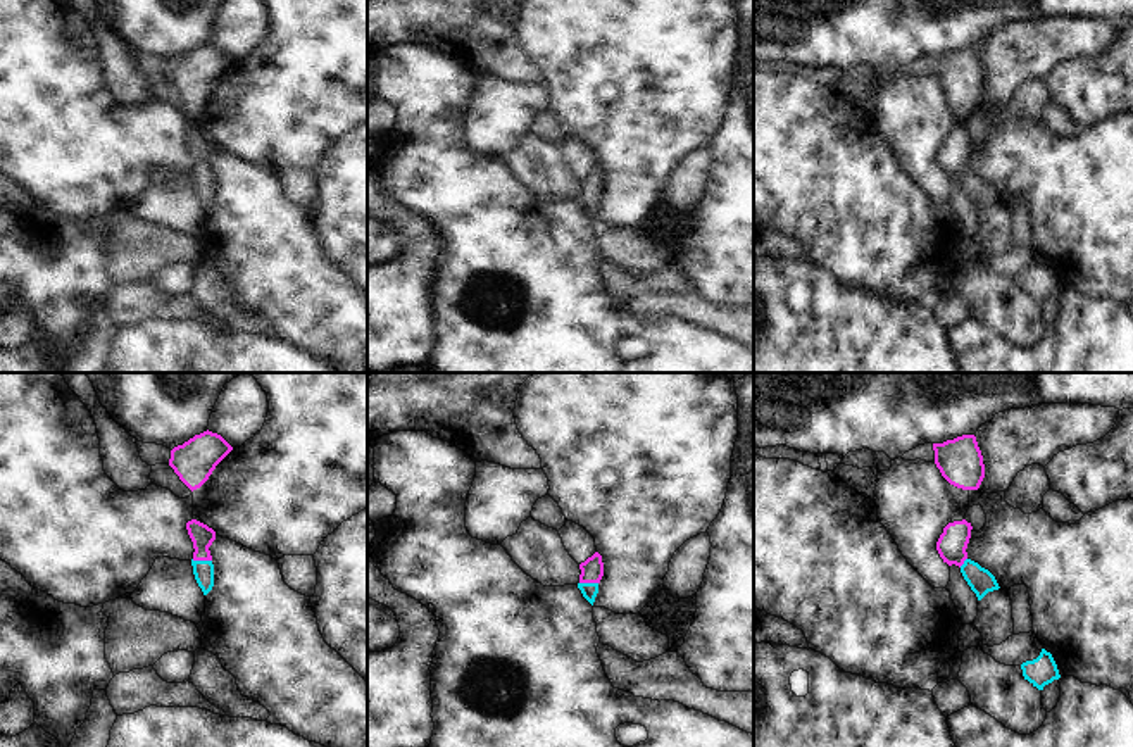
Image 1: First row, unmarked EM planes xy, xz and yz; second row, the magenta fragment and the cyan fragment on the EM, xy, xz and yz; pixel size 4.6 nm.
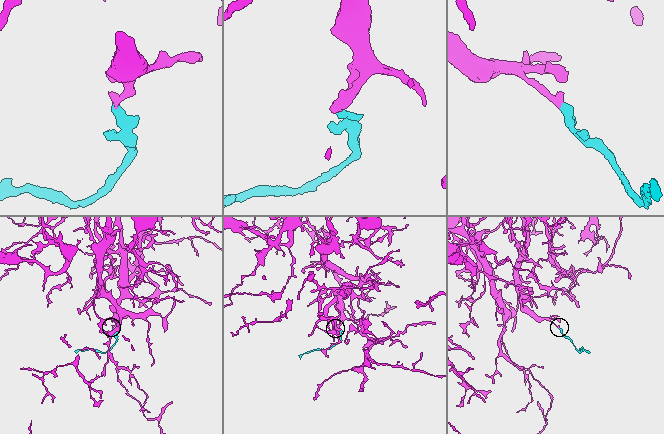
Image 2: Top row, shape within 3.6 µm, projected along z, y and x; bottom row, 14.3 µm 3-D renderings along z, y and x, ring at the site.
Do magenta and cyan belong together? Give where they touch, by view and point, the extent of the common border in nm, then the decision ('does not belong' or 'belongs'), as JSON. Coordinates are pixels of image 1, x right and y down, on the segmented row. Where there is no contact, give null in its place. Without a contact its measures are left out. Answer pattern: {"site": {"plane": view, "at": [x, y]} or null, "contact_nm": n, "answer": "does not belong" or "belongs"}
{"site": {"plane": "xy", "at": [202, 559]}, "contact_nm": 100, "answer": "belongs"}

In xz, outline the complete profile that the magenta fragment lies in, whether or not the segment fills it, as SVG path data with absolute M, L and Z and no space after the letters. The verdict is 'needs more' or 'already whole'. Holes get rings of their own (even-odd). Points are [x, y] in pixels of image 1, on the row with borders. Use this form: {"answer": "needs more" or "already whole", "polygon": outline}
{"answer": "needs more", "polygon": "M595 552L592 557L579 564L579 569L581 574L578 588L581 590L583 597L593 606L598 593L598 583L604 576L602 556Z"}

